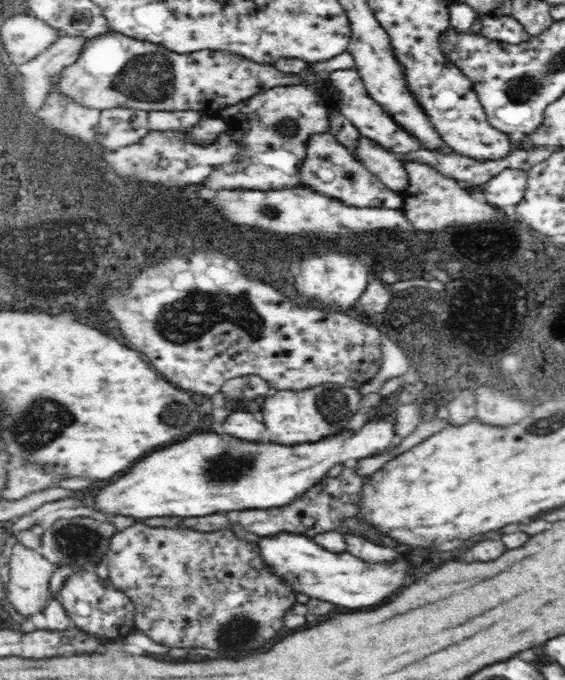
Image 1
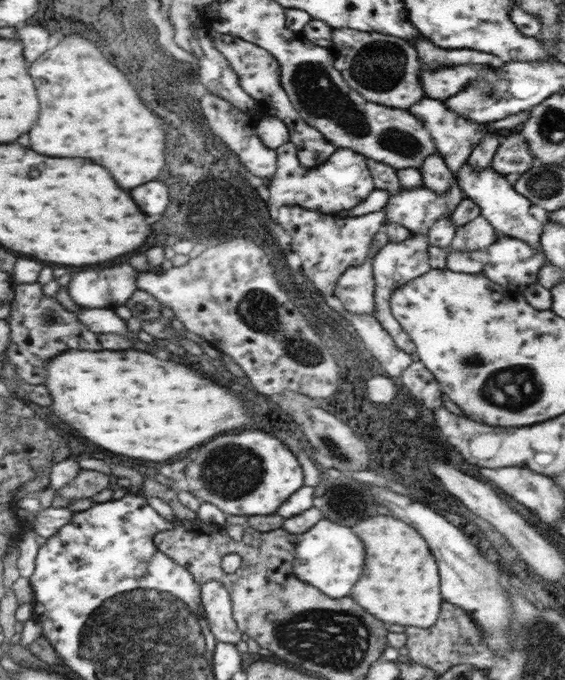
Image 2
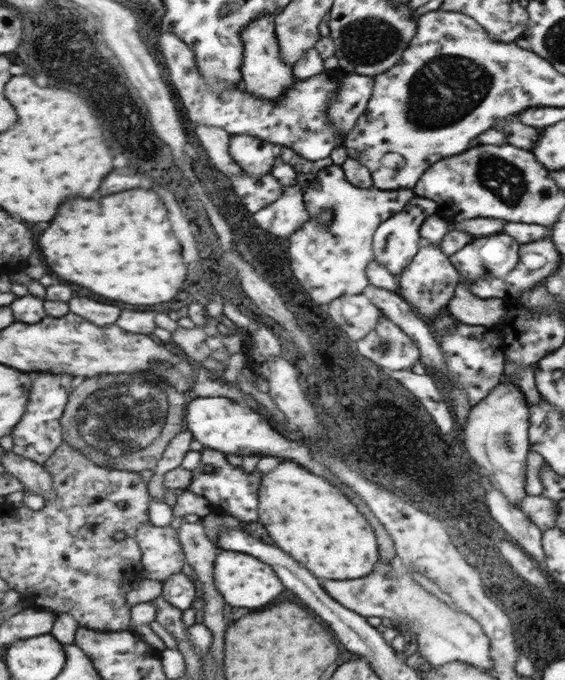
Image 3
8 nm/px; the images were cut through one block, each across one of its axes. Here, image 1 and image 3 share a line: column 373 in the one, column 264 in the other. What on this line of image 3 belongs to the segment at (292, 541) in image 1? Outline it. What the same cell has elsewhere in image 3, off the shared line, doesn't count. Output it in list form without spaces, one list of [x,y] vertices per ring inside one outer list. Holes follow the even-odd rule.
[[[221,552],[217,554],[215,562],[213,562],[213,570],[215,570],[215,586],[221,592],[221,596],[225,598],[227,604],[231,606],[239,606],[239,608],[259,608],[265,604],[271,604],[273,600],[277,600],[277,596],[283,592],[281,582],[277,580],[277,576],[273,574],[273,570],[259,562],[253,556],[245,556],[243,552]]]

